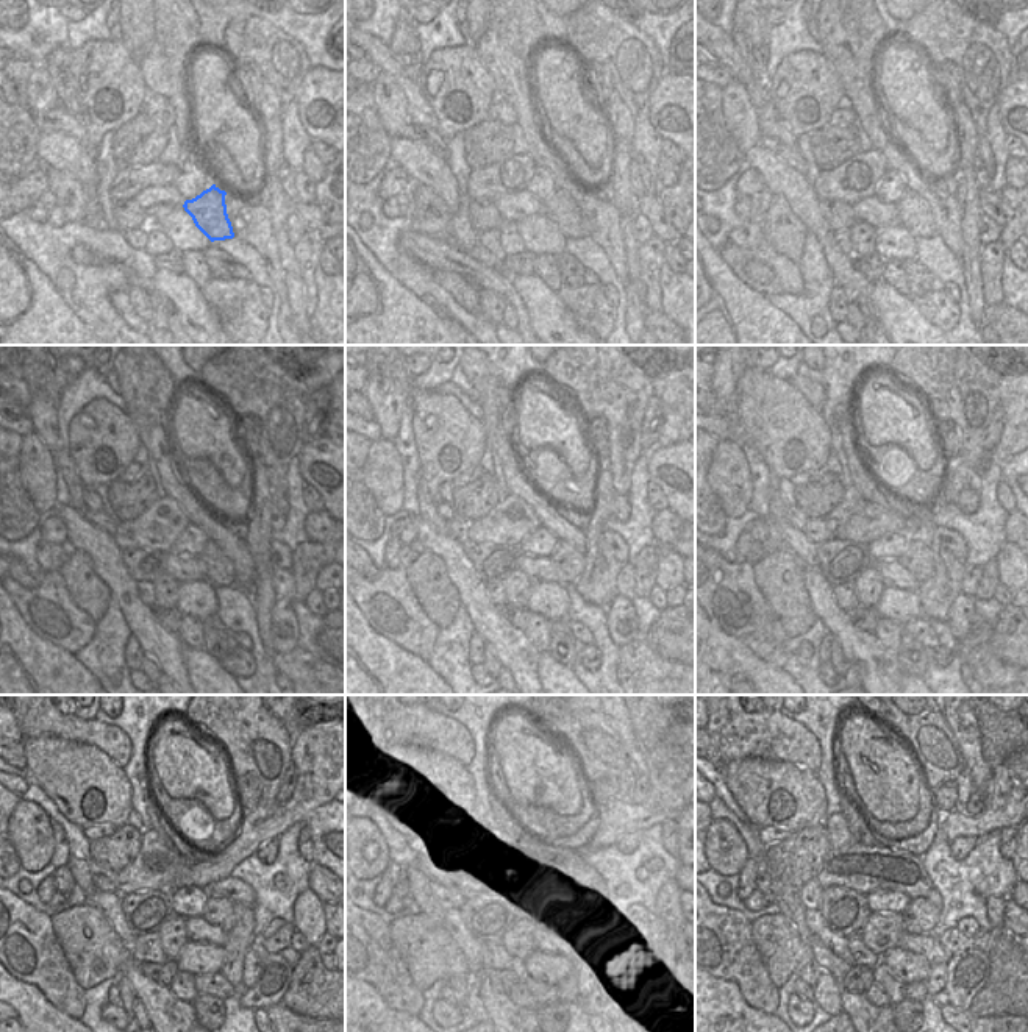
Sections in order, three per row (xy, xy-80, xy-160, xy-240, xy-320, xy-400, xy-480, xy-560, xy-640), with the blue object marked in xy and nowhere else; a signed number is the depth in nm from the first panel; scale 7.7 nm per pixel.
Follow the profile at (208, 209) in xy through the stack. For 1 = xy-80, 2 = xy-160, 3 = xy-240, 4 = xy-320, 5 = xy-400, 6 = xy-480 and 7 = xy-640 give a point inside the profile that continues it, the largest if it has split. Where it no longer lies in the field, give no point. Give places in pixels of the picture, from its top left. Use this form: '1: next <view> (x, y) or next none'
1: next xy-80 (561, 208)
2: next xy-160 (914, 214)
3: next xy-240 (219, 569)
4: next xy-320 (569, 561)
5: next xy-400 (917, 558)
6: next xy-480 (219, 912)
7: next xy-640 (919, 915)

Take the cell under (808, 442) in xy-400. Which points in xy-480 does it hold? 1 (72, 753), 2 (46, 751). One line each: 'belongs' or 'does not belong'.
1: belongs
2: belongs

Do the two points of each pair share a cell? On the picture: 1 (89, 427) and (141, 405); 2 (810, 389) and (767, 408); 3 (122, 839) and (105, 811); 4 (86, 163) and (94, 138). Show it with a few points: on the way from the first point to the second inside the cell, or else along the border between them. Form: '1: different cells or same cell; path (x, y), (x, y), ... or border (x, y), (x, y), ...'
1: different cells; border (125, 409), (141, 444)
2: different cells; border (788, 381), (820, 412)
3: different cells; border (125, 822), (116, 828)
4: different cells; border (82, 144), (94, 160)

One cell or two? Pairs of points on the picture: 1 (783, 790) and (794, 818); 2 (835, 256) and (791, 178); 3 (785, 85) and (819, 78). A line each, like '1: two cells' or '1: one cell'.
1: one cell
2: one cell
3: one cell

